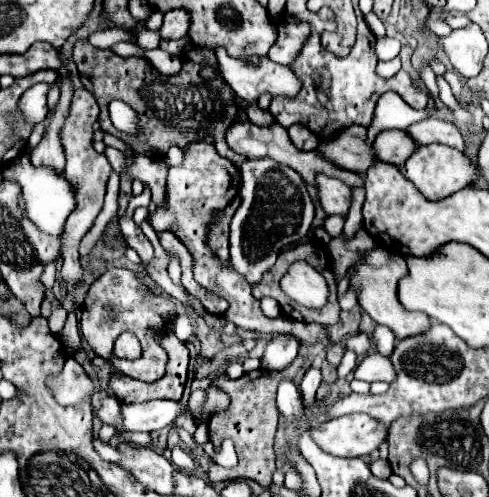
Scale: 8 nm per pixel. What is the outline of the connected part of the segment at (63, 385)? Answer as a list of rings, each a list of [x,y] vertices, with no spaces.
[[[69,356],[62,373],[48,379],[48,387],[52,389],[60,405],[74,405],[92,397],[94,383],[86,375],[86,371],[76,363],[74,357]]]

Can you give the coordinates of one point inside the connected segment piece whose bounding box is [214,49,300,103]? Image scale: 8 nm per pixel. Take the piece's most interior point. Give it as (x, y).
(249, 82)

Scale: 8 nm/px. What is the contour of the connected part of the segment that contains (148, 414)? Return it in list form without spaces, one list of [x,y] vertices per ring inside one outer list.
[[[148,401],[148,403],[134,403],[134,405],[122,405],[122,429],[124,431],[158,431],[170,423],[178,415],[194,417],[192,409],[188,405],[182,405],[180,401]]]

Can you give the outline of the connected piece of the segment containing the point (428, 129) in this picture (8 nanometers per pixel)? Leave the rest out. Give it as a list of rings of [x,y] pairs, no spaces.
[[[430,117],[426,121],[420,121],[416,125],[412,125],[410,135],[420,141],[420,145],[428,145],[428,143],[442,143],[460,151],[466,151],[466,141],[464,135],[460,133],[460,129],[444,119],[438,117]]]

